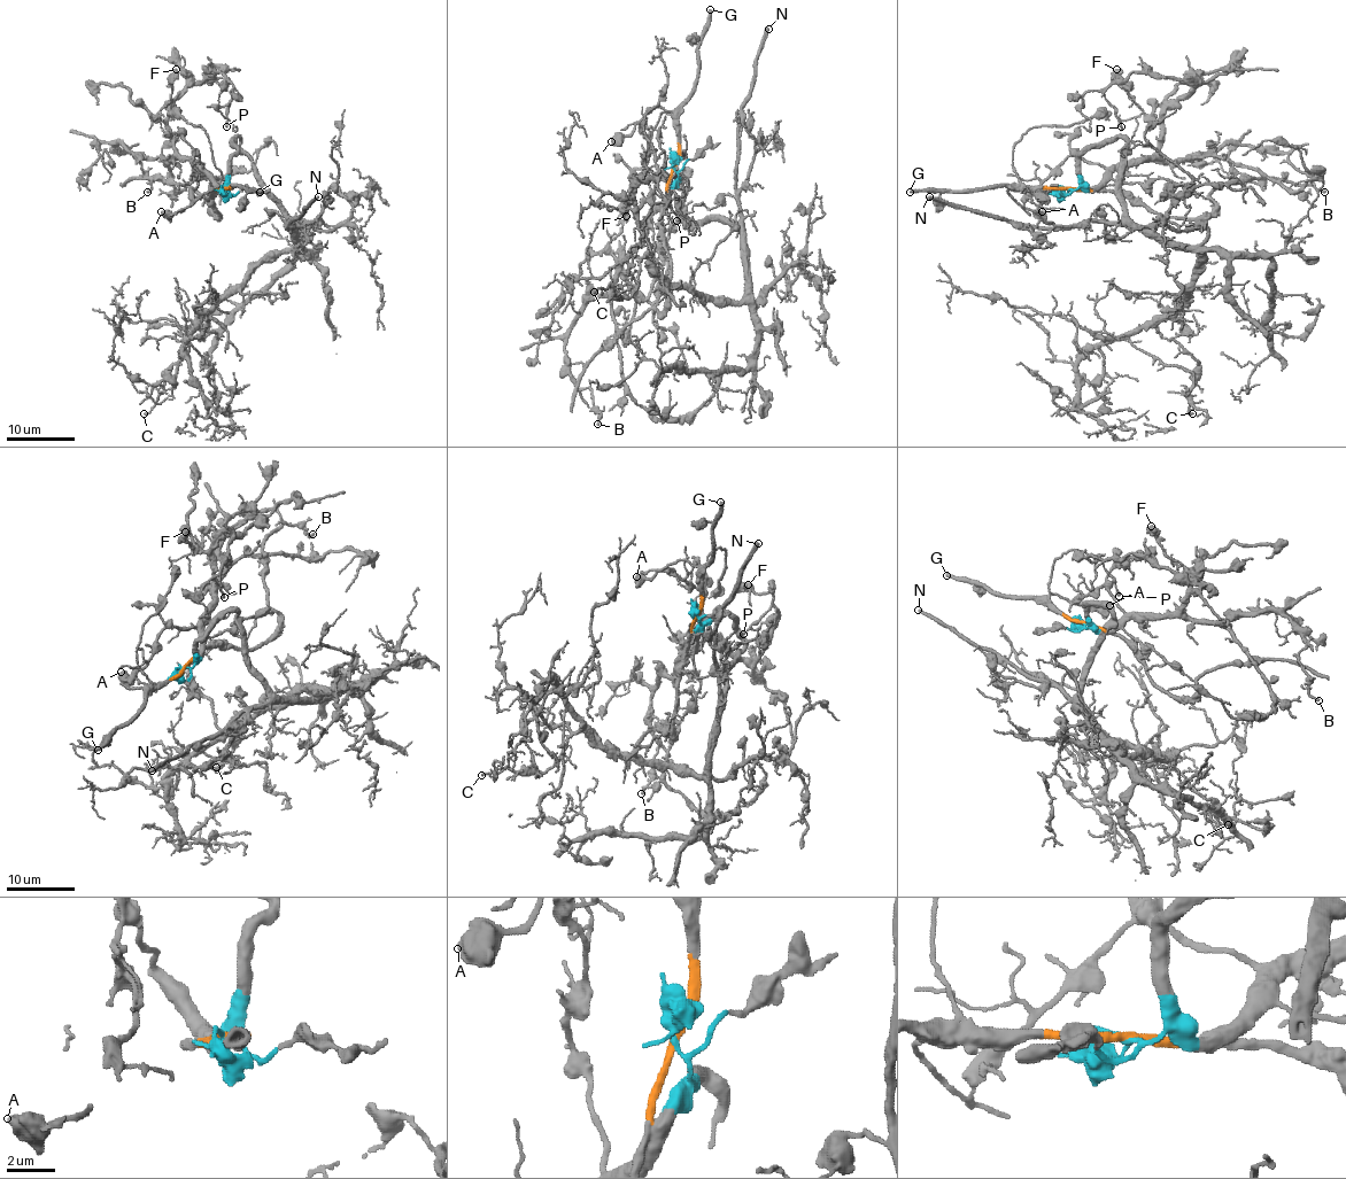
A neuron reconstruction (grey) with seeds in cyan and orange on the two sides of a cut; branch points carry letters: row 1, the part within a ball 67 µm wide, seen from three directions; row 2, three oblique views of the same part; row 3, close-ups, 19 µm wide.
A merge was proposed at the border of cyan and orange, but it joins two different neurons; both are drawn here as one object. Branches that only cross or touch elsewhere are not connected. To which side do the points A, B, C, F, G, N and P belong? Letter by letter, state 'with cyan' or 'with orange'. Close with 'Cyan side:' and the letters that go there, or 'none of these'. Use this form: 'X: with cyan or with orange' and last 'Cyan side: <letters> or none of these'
A: with orange
B: with cyan
C: with cyan
F: with cyan
G: with orange
N: with cyan
P: with cyan
Cyan side: B, C, F, N, P

